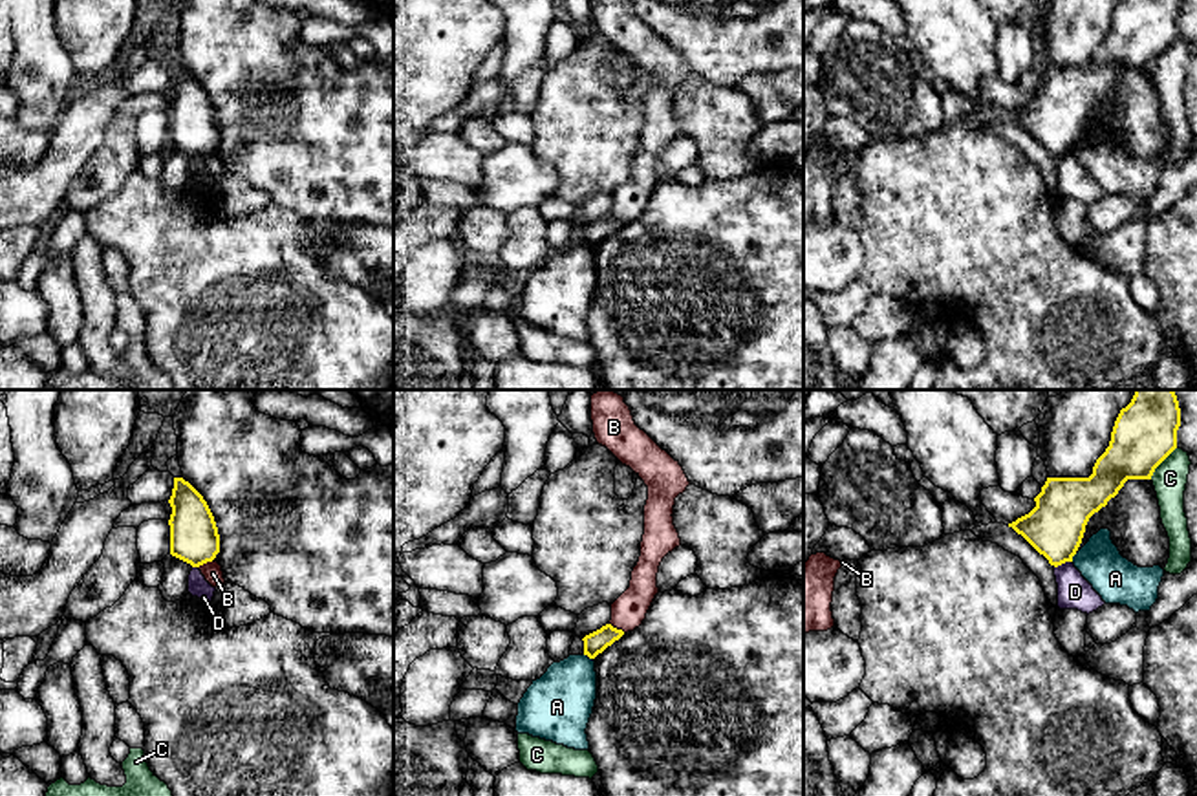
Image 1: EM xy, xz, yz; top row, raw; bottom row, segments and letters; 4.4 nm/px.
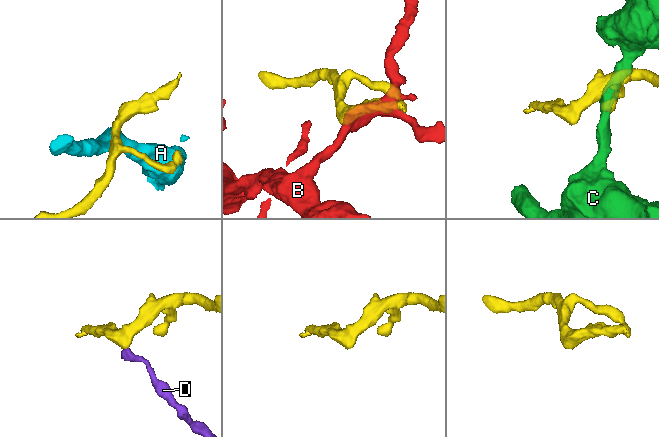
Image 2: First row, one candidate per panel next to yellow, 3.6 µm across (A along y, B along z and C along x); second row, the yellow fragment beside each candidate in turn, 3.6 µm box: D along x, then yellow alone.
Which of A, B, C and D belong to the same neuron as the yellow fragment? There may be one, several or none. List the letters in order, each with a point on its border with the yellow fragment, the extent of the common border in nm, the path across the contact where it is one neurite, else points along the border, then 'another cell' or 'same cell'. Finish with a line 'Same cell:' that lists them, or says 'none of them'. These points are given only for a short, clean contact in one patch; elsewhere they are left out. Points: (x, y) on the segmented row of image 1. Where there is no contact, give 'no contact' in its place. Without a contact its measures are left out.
A: meets yellow in xz at (588, 656); contact 50 nm long; another cell
B: meets yellow in xy at (205, 562); contact 80 nm long; another cell
C: meets yellow in yz at (1161, 462); contact 180 nm long; another cell
D: meets yellow in yz at (1062, 562); contact 90 nm long; border along yz (1071, 560), (1055, 568); another cell
Same cell: none of them

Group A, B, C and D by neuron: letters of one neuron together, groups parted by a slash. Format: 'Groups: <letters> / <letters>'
Groups: A / B / C / D

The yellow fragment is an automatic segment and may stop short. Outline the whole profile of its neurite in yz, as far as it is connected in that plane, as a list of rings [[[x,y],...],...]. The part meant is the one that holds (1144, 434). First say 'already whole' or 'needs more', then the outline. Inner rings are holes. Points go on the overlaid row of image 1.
already whole; [[[1135,390],[1131,403],[1120,410],[1111,441],[1096,459],[1089,478],[1047,478],[1041,492],[1034,498],[1036,507],[1008,523],[1021,534],[1051,565],[1073,562],[1089,518],[1118,494],[1127,479],[1151,479],[1155,468],[1177,448],[1181,408],[1173,390]]]

